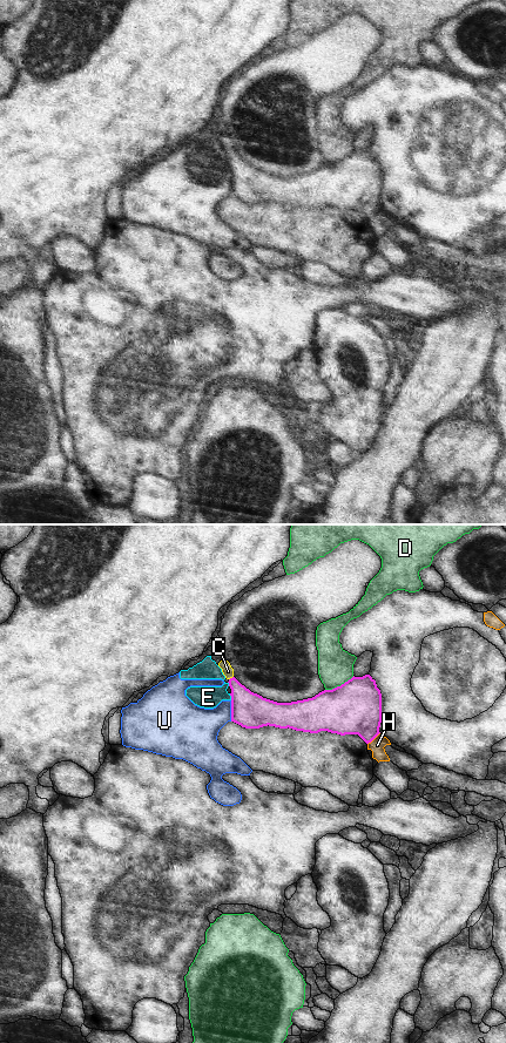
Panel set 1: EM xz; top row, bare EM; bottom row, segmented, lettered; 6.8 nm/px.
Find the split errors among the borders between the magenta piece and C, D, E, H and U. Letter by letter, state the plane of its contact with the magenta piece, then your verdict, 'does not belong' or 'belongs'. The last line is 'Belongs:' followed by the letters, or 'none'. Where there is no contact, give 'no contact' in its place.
C: contact in xz; belongs
D: contact in xz; does not belong
E: contact in xz; does not belong
H: contact in xz; does not belong
U: contact in xz; does not belong
Belongs: C

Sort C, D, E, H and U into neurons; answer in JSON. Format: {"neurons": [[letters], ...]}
{"neurons": [["C"], ["D"], ["E", "U"], ["H"]]}

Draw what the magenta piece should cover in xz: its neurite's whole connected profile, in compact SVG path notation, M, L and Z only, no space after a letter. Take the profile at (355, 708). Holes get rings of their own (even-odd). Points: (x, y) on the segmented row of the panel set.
M221 661L218 666L229 680L231 689L231 722L245 729L275 726L296 731L318 733L328 731L340 736L358 734L366 744L371 743L380 732L382 693L376 680L370 676L352 677L340 686L324 690L312 698L277 703L251 692L234 677L234 669L228 661Z

